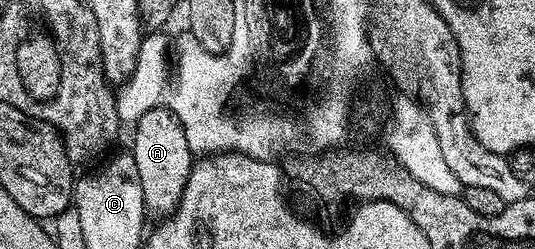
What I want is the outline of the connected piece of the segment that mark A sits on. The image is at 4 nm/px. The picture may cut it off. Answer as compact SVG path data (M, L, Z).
M159 106L145 111L141 119L134 122L133 129L133 145L130 145L129 151L140 176L144 208L148 214L153 213L156 217L168 216L179 205L195 162L183 125L167 106Z

